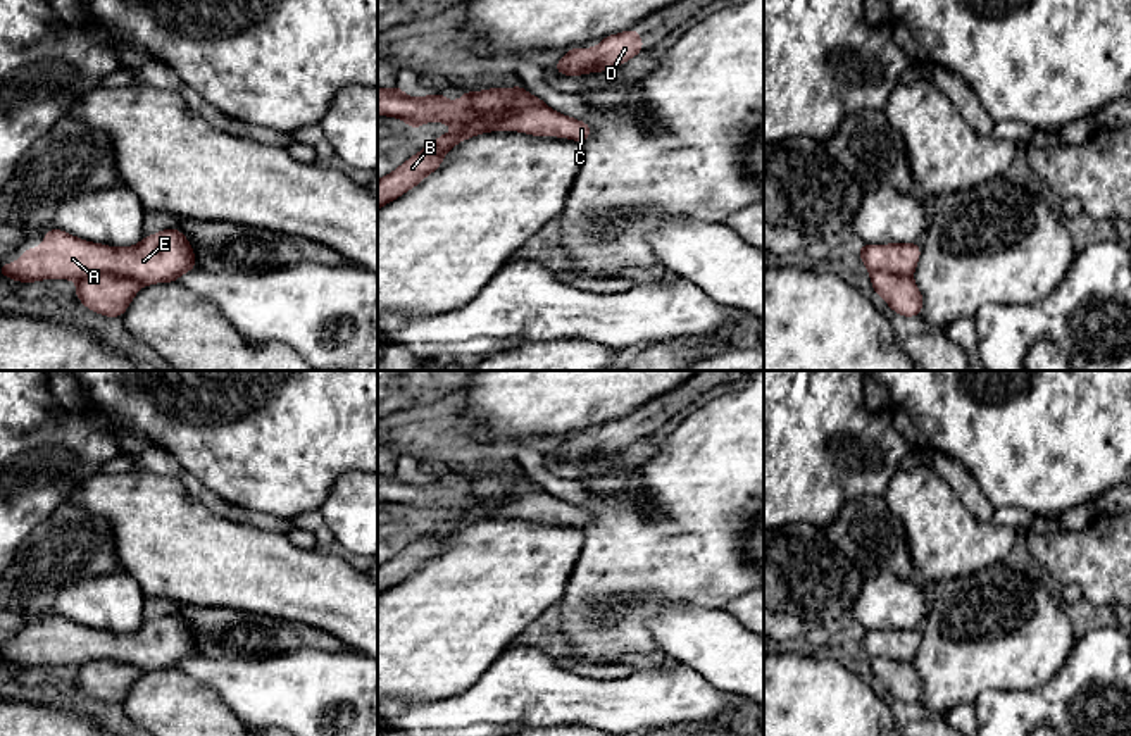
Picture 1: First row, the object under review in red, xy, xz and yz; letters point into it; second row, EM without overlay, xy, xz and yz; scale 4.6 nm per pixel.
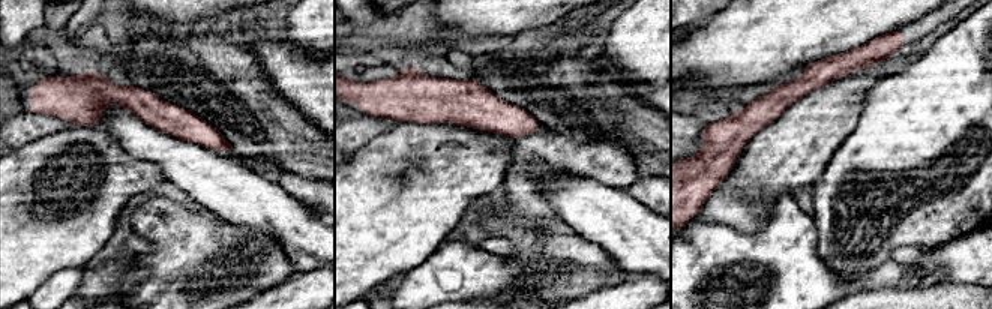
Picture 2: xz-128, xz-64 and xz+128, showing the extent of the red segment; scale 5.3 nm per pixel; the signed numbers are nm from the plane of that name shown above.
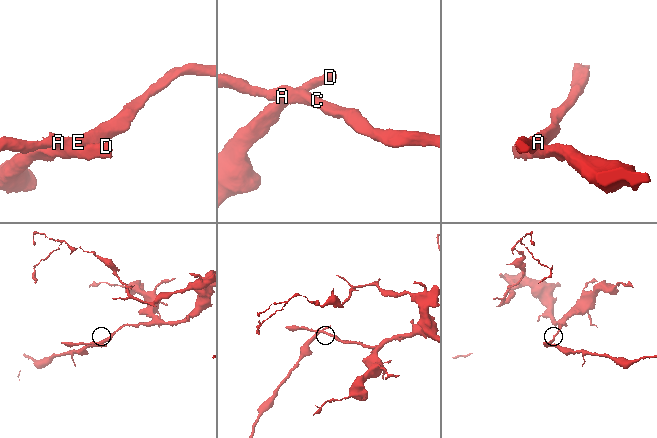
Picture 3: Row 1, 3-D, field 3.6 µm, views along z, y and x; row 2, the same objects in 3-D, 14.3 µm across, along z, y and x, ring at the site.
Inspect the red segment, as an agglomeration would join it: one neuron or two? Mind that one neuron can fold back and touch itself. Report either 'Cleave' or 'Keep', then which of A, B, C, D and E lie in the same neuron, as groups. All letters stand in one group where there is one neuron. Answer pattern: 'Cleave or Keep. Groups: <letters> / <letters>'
Keep. Groups: A B C D E

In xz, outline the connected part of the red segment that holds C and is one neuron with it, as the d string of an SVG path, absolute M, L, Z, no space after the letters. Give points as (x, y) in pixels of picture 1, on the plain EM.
M400 472L378 474L378 502L405 507L412 515L438 507L455 514L378 567L378 596L417 572L434 558L447 538L462 526L488 517L521 517L533 522L560 522L584 529L591 512L552 496L524 472L464 477L462 486L445 486L445 477L429 483L407 483Z

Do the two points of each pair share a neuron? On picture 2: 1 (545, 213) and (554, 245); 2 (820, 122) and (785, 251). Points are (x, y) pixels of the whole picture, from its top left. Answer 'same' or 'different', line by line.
1: different
2: different

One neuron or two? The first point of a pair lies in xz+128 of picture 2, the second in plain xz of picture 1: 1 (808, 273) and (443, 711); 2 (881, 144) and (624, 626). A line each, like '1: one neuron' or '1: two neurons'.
1: one neuron
2: one neuron

